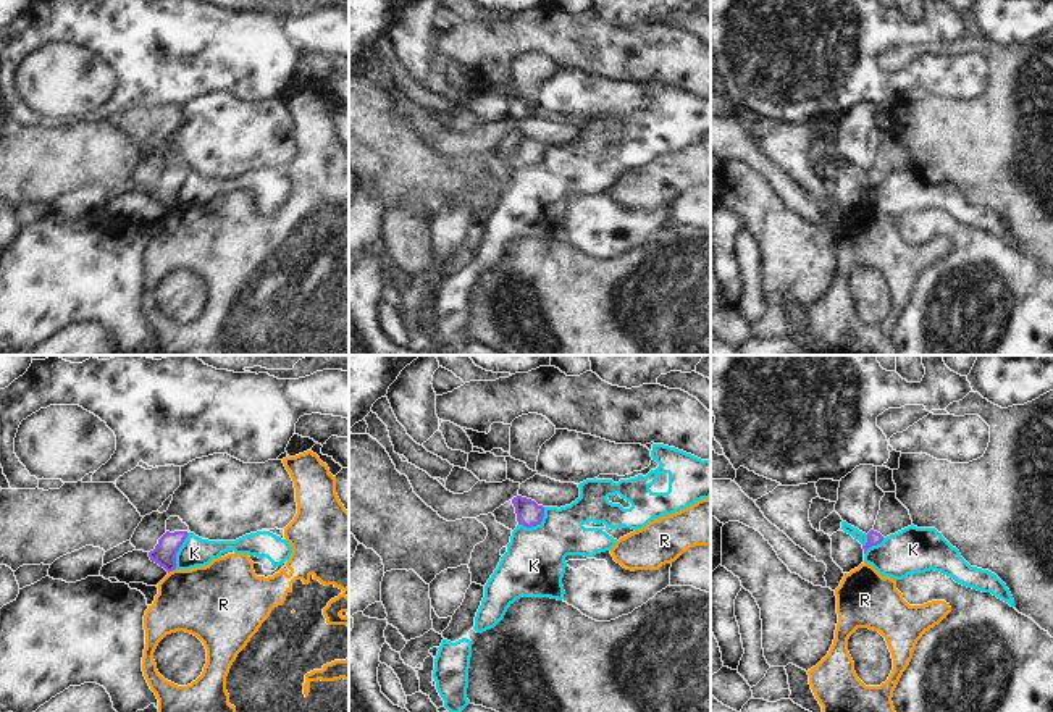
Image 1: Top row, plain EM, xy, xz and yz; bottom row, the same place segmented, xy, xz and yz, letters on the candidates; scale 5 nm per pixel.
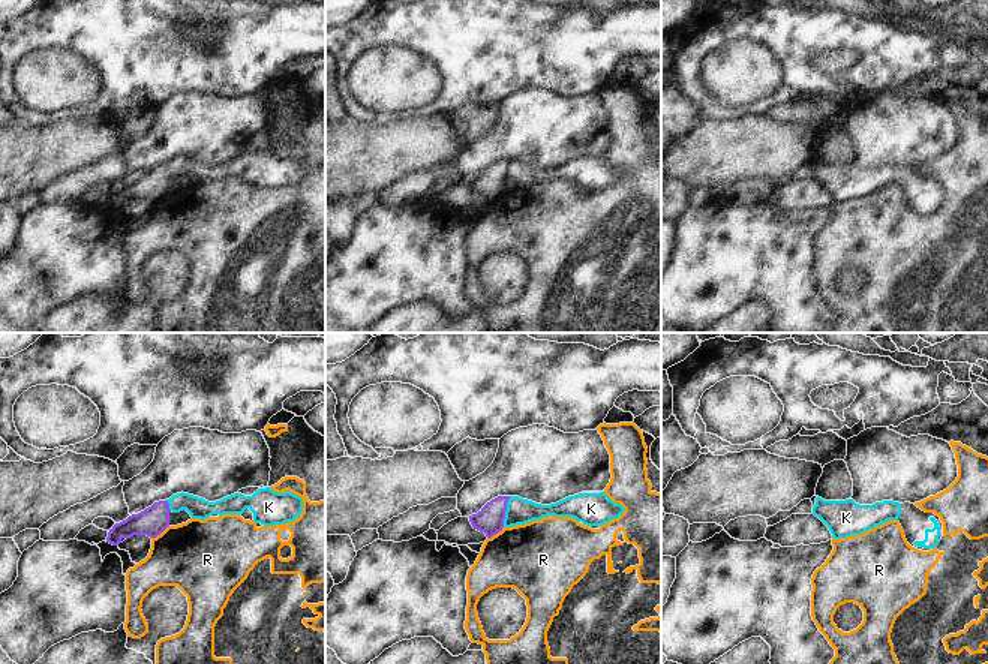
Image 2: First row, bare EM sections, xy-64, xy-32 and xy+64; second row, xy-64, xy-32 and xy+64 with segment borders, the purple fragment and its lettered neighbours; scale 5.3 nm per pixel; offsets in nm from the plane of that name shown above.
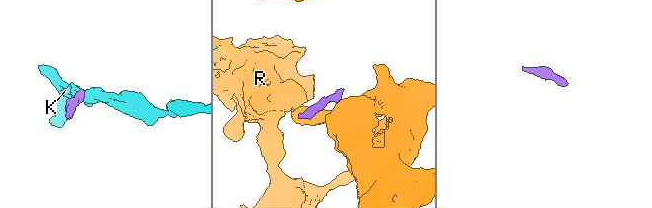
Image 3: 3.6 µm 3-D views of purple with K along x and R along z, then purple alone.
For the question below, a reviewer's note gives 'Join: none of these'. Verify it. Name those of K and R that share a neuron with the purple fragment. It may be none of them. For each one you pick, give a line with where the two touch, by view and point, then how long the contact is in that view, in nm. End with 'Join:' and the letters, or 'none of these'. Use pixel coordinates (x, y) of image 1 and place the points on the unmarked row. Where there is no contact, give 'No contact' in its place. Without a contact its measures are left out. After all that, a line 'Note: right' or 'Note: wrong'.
Join: none of these
Note: right

